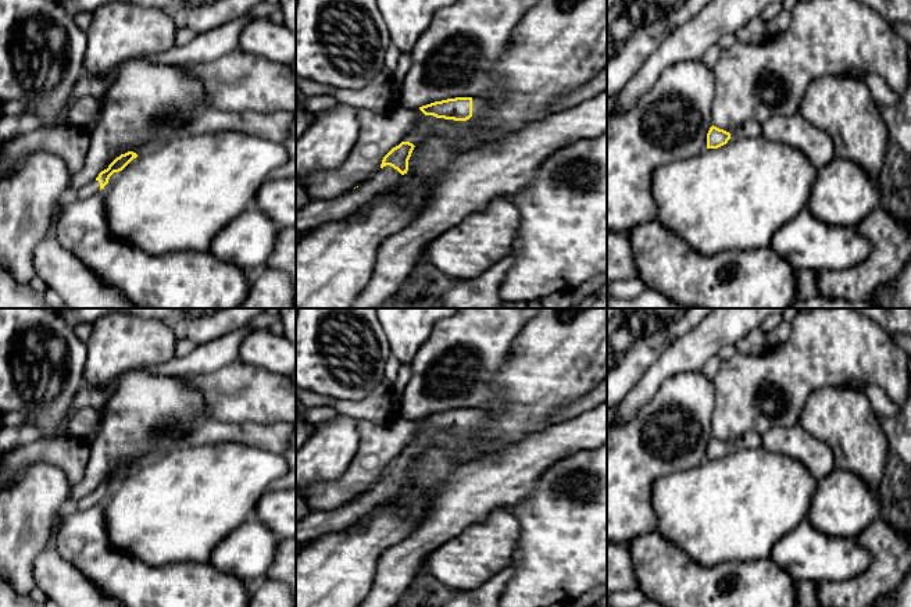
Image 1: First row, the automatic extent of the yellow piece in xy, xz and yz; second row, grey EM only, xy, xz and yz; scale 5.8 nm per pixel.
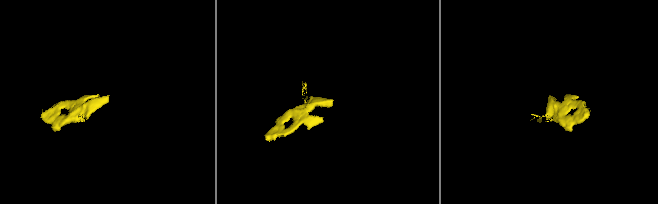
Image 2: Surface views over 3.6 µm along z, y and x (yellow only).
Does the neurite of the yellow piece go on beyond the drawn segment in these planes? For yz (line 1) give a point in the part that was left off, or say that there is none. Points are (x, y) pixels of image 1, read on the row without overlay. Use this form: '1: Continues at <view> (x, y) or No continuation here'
1: No continuation here

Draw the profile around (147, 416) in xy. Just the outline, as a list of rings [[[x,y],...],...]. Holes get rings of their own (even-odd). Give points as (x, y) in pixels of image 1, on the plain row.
[[[139,369],[124,374],[103,407],[99,433],[89,440],[90,457],[82,481],[71,486],[69,507],[93,493],[121,465],[133,463],[139,468],[183,444],[183,438],[207,419],[196,414],[200,406],[200,392],[192,390],[187,379],[178,375],[157,375]]]

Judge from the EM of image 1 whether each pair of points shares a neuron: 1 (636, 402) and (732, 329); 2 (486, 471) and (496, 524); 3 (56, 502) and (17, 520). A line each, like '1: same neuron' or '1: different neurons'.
1: same neuron
2: different neurons
3: same neuron

